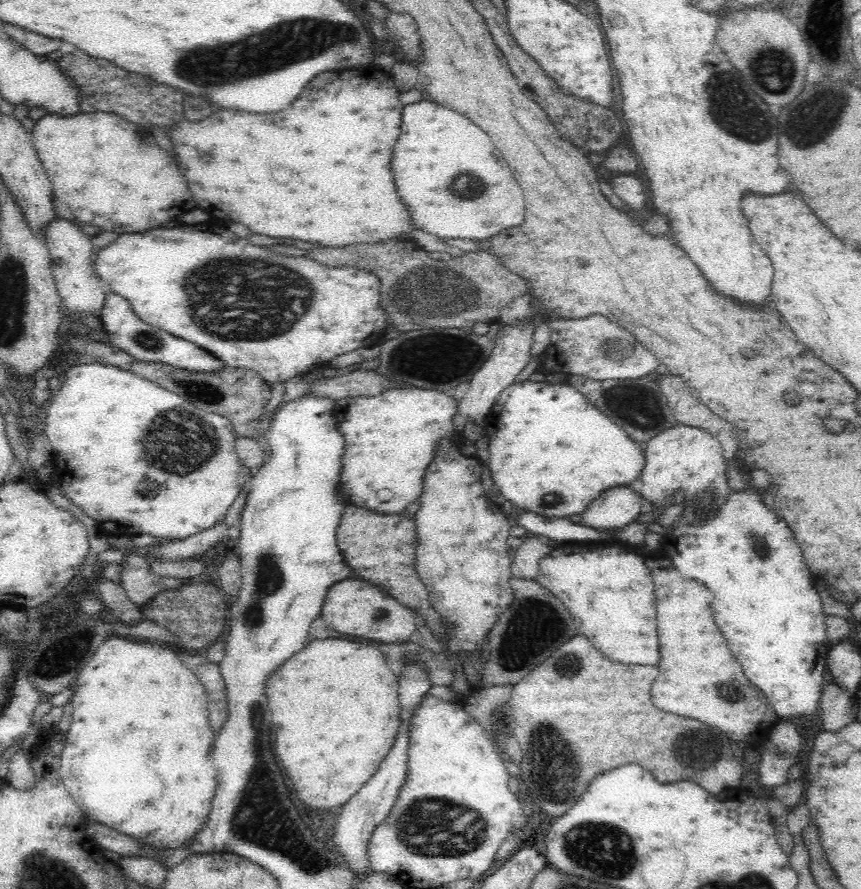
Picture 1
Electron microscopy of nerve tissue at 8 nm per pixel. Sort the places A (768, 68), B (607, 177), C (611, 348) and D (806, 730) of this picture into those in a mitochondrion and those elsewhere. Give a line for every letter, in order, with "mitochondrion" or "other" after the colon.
A: mitochondrion
B: other
C: mitochondrion
D: other

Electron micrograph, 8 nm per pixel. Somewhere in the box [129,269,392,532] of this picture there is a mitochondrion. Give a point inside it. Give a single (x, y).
(178, 424)

